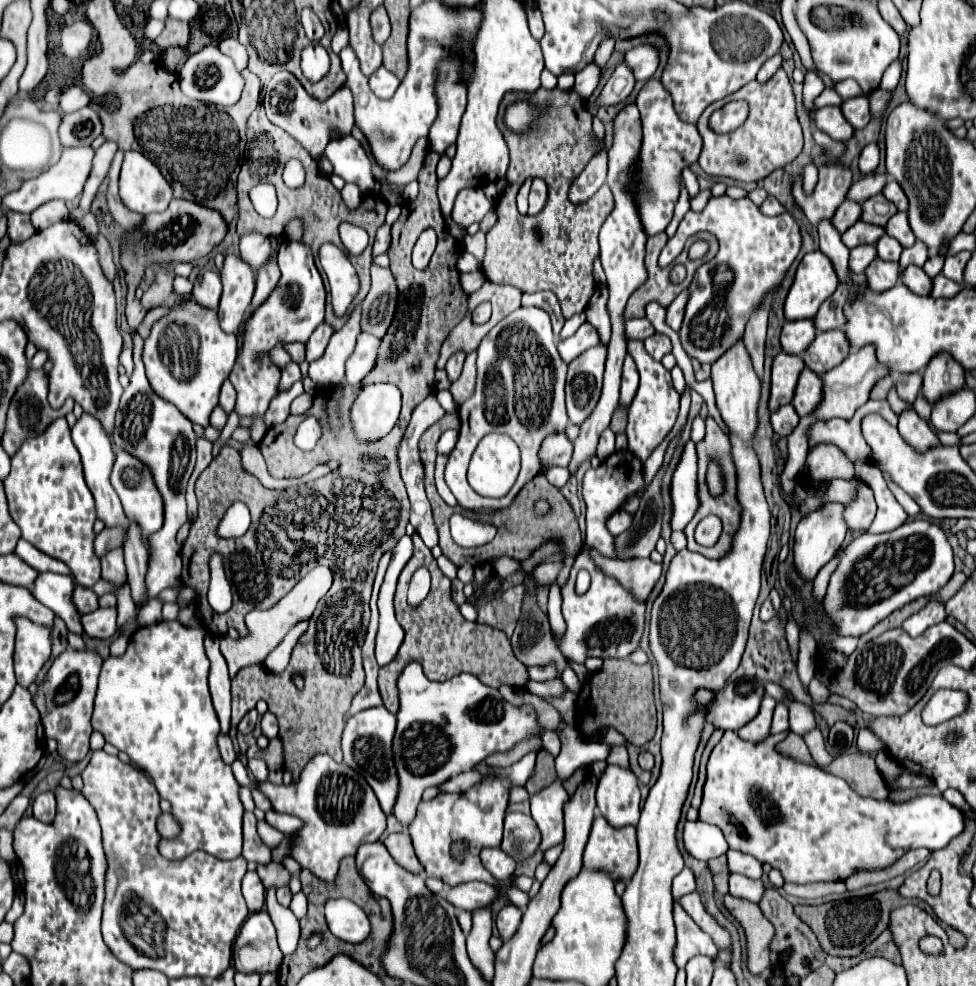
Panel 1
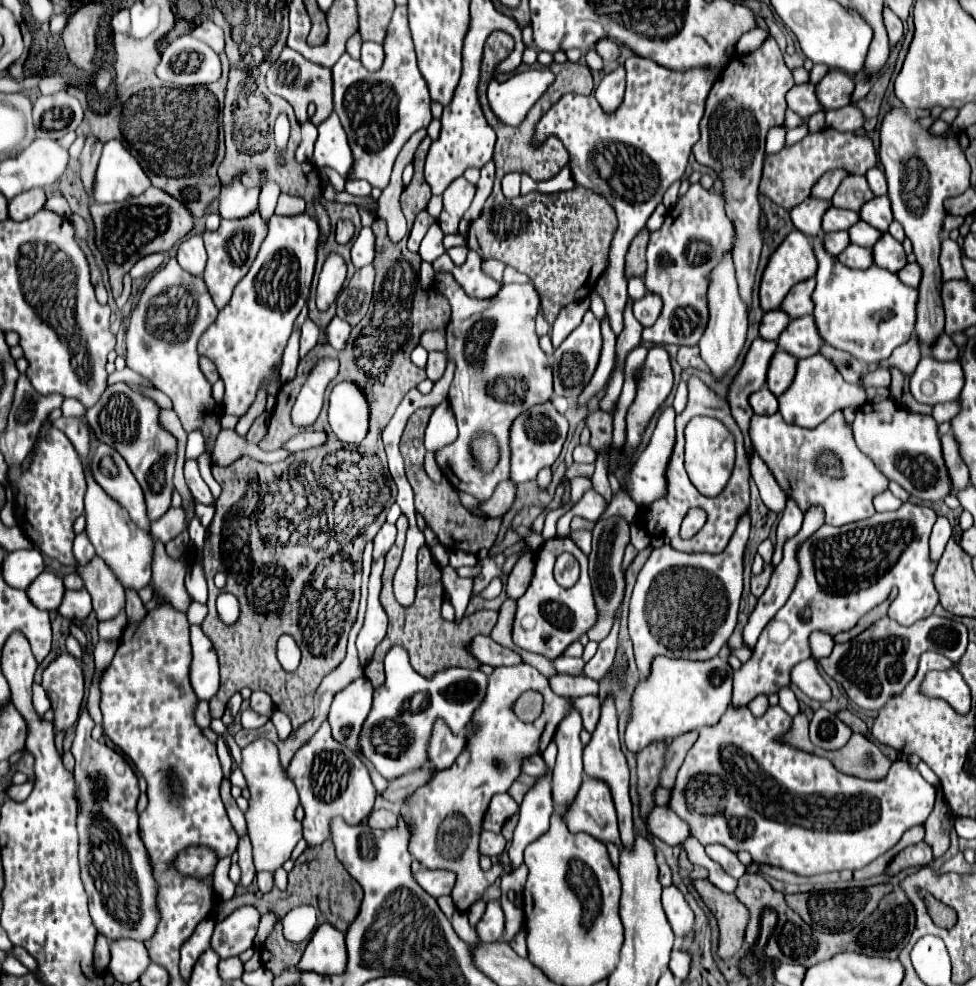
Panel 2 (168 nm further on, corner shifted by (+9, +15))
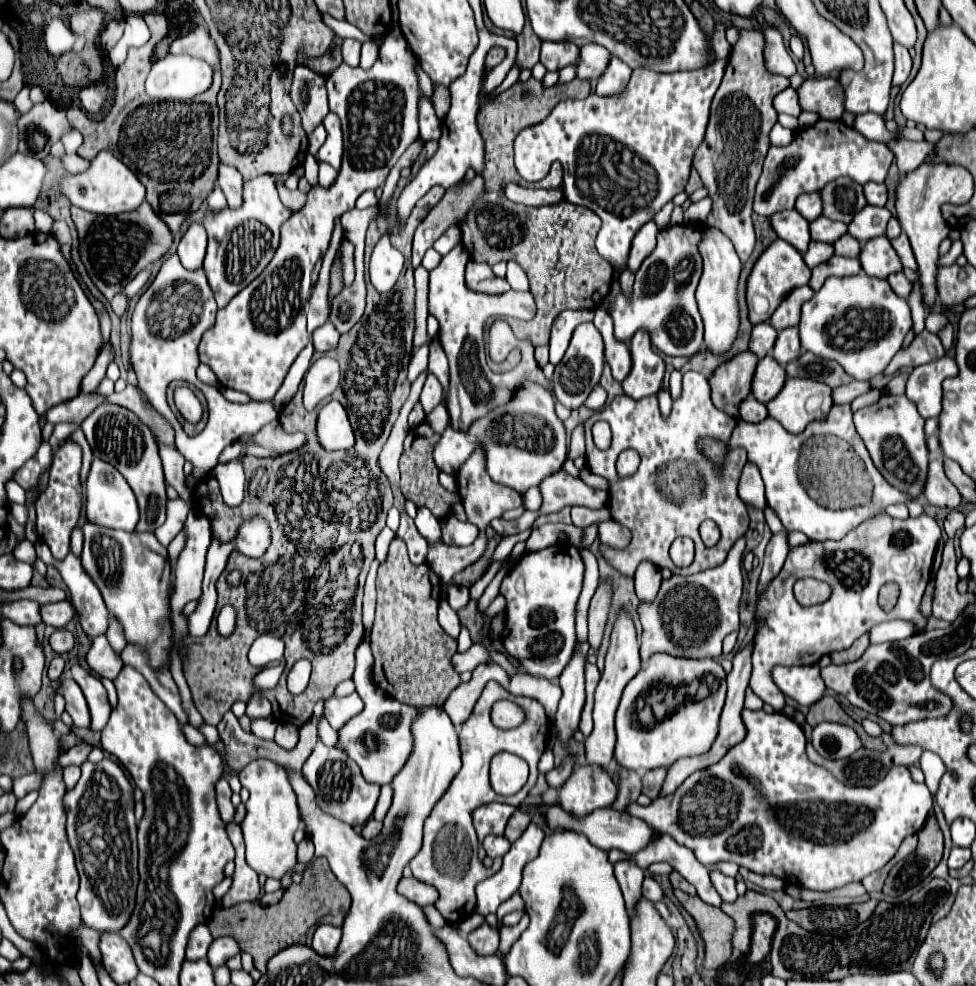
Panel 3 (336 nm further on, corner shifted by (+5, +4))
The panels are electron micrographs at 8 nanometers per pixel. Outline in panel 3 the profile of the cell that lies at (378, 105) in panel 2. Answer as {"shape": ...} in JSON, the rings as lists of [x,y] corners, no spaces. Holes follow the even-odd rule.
{"shape":[[[387,34],[387,36],[381,40],[379,58],[377,58],[377,62],[373,64],[373,68],[369,68],[369,70],[351,68],[351,66],[347,66],[347,64],[341,64],[333,74],[327,76],[327,90],[329,90],[329,108],[331,108],[331,112],[335,112],[335,114],[341,118],[341,124],[343,124],[343,138],[345,138],[343,164],[341,164],[341,170],[339,170],[339,176],[337,176],[335,184],[333,184],[331,188],[321,188],[321,186],[317,186],[317,188],[313,188],[313,190],[309,192],[307,204],[305,204],[299,212],[291,214],[291,218],[283,224],[279,248],[277,248],[273,260],[271,260],[271,262],[267,264],[267,268],[263,270],[263,274],[259,274],[259,278],[257,278],[255,282],[251,282],[247,288],[243,288],[223,310],[217,312],[217,322],[215,322],[215,326],[205,332],[205,336],[203,336],[201,344],[199,344],[199,358],[201,358],[203,364],[207,364],[207,366],[217,374],[219,384],[225,386],[225,388],[233,388],[233,390],[245,392],[245,394],[247,394],[251,400],[255,400],[255,402],[269,402],[269,400],[275,398],[275,394],[277,394],[277,390],[281,388],[281,384],[283,384],[283,380],[285,380],[285,376],[287,376],[291,364],[295,362],[295,358],[299,356],[299,352],[301,352],[301,350],[307,346],[307,342],[309,342],[309,334],[307,334],[307,330],[305,330],[305,312],[303,312],[303,308],[305,308],[305,304],[309,302],[309,296],[311,296],[311,288],[313,288],[313,282],[315,282],[315,276],[313,276],[315,266],[317,266],[319,260],[323,260],[323,254],[325,254],[327,248],[329,248],[329,240],[331,240],[331,234],[333,234],[335,220],[337,220],[341,214],[345,214],[347,210],[351,210],[351,208],[355,206],[355,200],[357,200],[365,190],[377,190],[377,188],[381,188],[381,186],[385,184],[387,176],[389,176],[389,170],[395,166],[395,162],[401,158],[401,154],[409,148],[409,144],[411,144],[413,140],[419,138],[419,100],[421,100],[423,94],[421,94],[419,78],[417,78],[417,58],[415,58],[415,54],[411,52],[411,46],[409,46],[407,40],[403,38],[403,34],[399,34],[399,36]]]}

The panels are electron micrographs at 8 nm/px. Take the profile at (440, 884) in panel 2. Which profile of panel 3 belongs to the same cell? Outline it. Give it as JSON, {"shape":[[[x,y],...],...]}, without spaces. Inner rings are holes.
{"shape":[[[403,878],[399,882],[399,894],[417,902],[419,906],[429,906],[429,904],[435,904],[435,900],[437,900],[435,888],[431,888],[429,884],[423,884],[415,878]]]}

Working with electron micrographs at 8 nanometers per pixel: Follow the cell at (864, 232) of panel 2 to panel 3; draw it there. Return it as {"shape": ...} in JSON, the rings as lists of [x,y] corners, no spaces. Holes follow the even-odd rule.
{"shape":[[[841,236],[833,246],[835,246],[835,254],[837,256],[857,258],[859,256],[859,248],[861,248],[861,242],[853,240],[853,236]]]}

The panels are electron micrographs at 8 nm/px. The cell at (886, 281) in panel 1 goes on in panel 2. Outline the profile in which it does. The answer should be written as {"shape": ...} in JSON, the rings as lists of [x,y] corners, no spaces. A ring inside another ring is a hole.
{"shape":[[[847,245],[847,249],[837,255],[837,259],[851,269],[867,269],[871,267],[871,249],[863,249],[859,245]]]}

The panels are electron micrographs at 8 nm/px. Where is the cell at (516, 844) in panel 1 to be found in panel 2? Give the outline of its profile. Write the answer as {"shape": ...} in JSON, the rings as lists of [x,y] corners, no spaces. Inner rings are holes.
{"shape":[[[499,793],[491,799],[487,811],[485,811],[485,817],[483,817],[483,829],[485,831],[493,831],[493,833],[499,833],[503,823],[519,811],[519,805],[511,799],[511,795],[507,793]]]}

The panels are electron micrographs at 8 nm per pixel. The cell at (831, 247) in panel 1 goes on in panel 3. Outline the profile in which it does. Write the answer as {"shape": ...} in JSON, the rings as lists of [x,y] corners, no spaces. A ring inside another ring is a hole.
{"shape":[[[865,274],[865,278],[827,278],[823,288],[801,308],[799,336],[805,350],[819,358],[837,360],[855,380],[871,380],[881,374],[901,350],[903,338],[911,326],[907,300],[895,296],[887,280]]]}

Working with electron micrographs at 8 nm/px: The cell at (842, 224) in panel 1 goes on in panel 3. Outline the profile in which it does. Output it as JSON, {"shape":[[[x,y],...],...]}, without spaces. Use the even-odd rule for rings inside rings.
{"shape":[[[795,210],[777,212],[771,216],[771,224],[779,238],[793,244],[799,252],[807,252],[809,242],[811,242],[811,232],[809,232],[811,222],[803,220],[803,216],[799,216],[799,212],[795,212]]]}

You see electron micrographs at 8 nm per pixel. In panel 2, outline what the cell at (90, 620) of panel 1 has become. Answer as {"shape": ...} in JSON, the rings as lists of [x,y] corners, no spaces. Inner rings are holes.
{"shape":[[[87,589],[67,591],[63,595],[61,605],[57,607],[57,613],[63,615],[63,617],[67,617],[67,619],[85,619],[91,611],[93,611],[93,607],[91,607],[91,595],[87,593]]]}

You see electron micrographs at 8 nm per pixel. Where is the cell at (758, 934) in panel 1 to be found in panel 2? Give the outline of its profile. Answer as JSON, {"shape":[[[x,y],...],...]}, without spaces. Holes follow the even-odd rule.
{"shape":[[[707,879],[693,881],[693,887],[717,919],[719,925],[717,955],[721,959],[733,957],[743,945],[743,929],[747,927],[747,907],[739,903],[739,899],[733,893],[723,893],[715,889],[715,885],[711,885]]]}

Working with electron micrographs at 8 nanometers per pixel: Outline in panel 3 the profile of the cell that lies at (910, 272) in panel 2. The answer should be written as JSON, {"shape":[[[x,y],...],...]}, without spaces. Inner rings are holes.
{"shape":[[[897,272],[897,274],[889,276],[887,282],[891,284],[891,288],[895,290],[897,296],[901,296],[901,298],[909,298],[909,294],[911,294],[911,290],[913,290],[913,284],[905,278],[903,272]]]}

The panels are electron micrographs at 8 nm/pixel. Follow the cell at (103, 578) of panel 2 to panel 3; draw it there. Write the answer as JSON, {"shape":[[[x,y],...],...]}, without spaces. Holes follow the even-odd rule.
{"shape":[[[109,620],[109,628],[105,632],[105,638],[109,640],[109,644],[113,646],[113,650],[117,654],[123,652],[123,648],[125,648],[127,642],[123,640],[123,628],[119,628],[119,624],[115,624],[115,620]]]}

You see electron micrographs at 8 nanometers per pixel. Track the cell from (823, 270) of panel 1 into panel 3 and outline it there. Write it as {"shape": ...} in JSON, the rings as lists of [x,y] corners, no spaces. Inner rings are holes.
{"shape":[[[775,240],[753,266],[753,272],[747,282],[747,302],[749,302],[751,324],[767,322],[773,316],[775,308],[783,302],[783,298],[791,290],[809,284],[809,280],[811,280],[811,270],[807,268],[803,254],[795,252],[795,248],[791,248],[791,244],[787,244],[785,240]]]}

